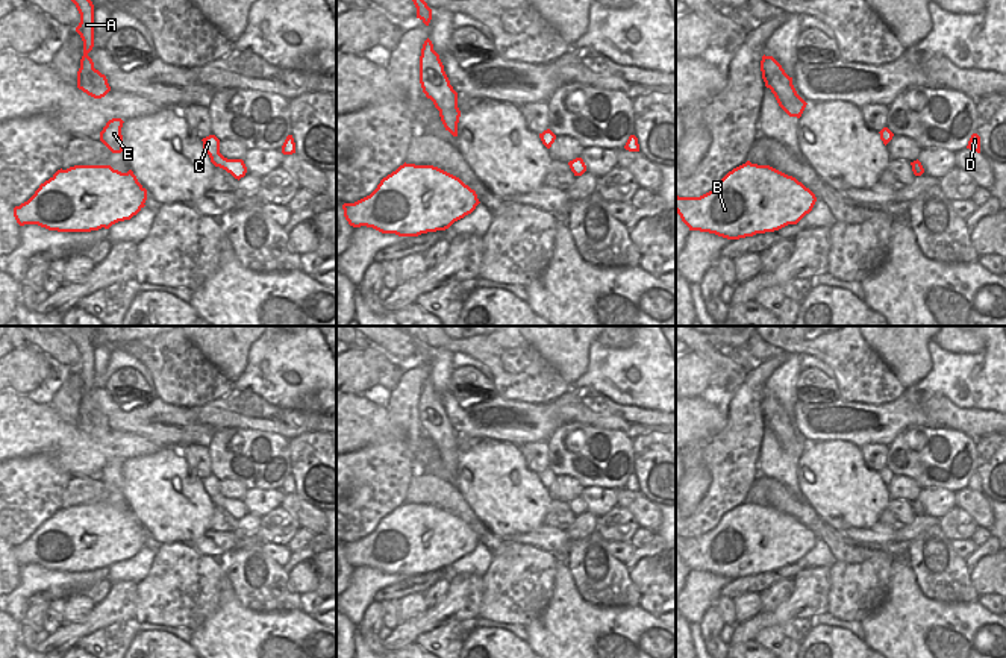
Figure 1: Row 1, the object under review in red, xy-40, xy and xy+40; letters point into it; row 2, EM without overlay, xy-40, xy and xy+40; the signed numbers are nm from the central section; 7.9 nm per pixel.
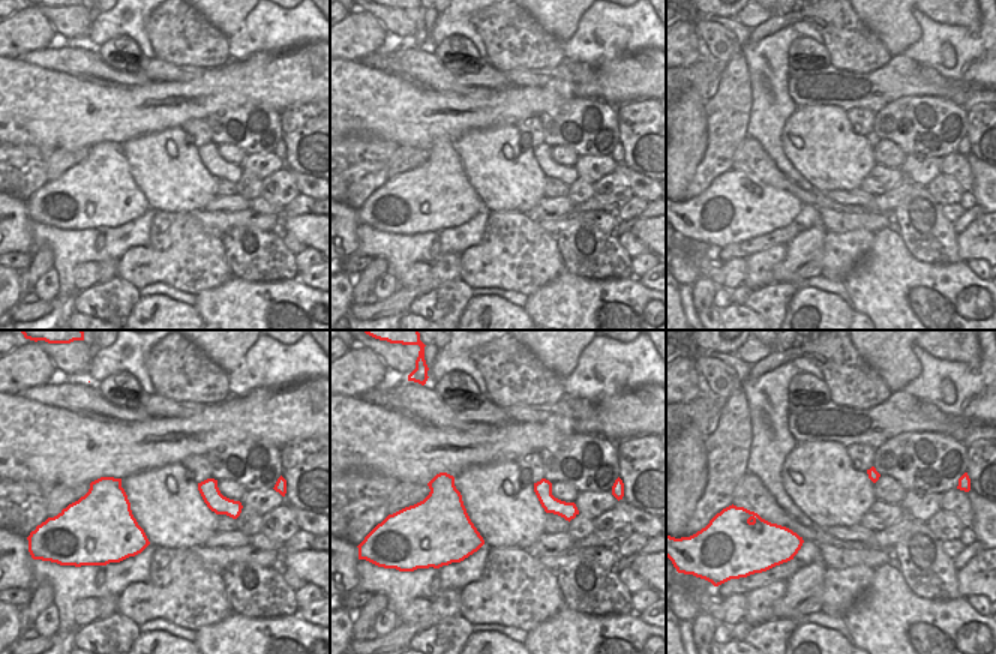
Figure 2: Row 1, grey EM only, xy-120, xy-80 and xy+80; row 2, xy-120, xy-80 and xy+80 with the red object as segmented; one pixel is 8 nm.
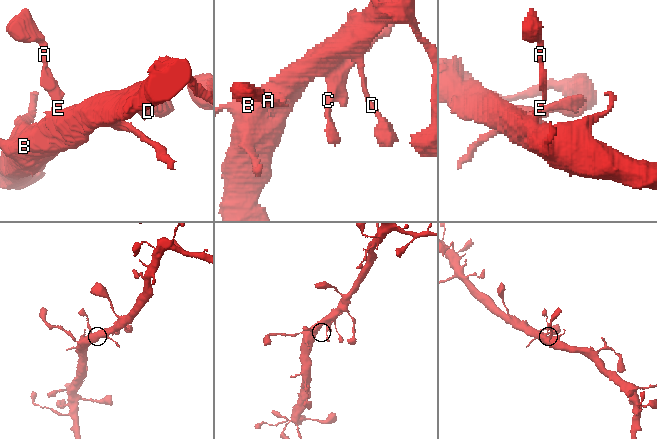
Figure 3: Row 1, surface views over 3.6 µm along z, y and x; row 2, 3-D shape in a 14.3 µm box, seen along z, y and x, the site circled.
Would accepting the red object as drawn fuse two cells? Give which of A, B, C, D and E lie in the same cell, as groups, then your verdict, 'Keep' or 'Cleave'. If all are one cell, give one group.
Groups: A B C D E. Keep.

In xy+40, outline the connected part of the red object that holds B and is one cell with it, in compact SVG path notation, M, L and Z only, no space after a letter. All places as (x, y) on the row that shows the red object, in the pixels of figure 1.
M747 161L700 197L676 196L676 212L689 230L739 240L797 224L815 202L795 177Z

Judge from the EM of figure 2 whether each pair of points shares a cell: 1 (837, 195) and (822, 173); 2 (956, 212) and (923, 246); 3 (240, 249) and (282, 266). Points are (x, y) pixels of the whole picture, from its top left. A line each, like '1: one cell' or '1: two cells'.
1: two cells
2: two cells
3: one cell

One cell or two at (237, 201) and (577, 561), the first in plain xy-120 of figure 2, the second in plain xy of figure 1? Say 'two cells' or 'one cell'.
two cells

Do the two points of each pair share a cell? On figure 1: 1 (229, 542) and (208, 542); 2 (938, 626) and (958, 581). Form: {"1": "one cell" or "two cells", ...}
{"1": "one cell", "2": "two cells"}

